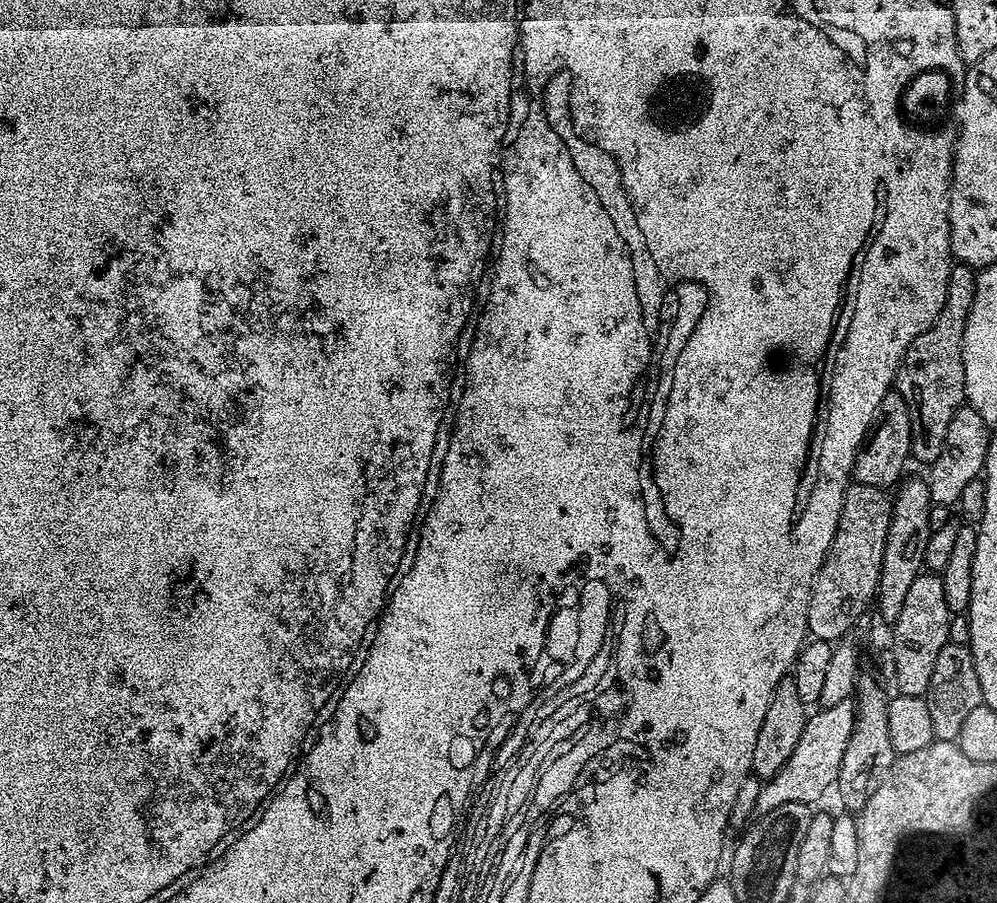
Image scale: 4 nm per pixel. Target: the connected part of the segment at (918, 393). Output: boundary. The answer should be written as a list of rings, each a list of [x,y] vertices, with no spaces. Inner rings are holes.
[[[953,263],[950,270],[950,282],[946,302],[934,318],[934,322],[910,342],[906,354],[896,372],[895,391],[902,394],[906,406],[910,410],[910,446],[912,447],[911,459],[923,466],[930,466],[942,454],[942,445],[946,443],[946,429],[950,427],[950,418],[965,403],[964,399],[964,371],[962,370],[962,334],[966,330],[966,318],[970,314],[970,306],[976,289],[977,273],[969,264]]]

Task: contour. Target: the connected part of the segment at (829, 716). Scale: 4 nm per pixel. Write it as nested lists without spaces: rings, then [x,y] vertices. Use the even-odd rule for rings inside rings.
[[[843,700],[838,702],[838,706],[821,707],[816,710],[820,712],[813,711],[809,715],[806,726],[802,730],[802,738],[798,738],[798,746],[794,746],[794,754],[790,754],[786,766],[782,766],[782,770],[778,770],[778,774],[763,781],[756,803],[757,813],[763,814],[770,810],[778,810],[778,806],[786,806],[790,802],[812,806],[815,805],[815,800],[820,800],[827,794],[828,787],[830,790],[835,785],[836,779],[839,778],[839,767],[842,766],[843,754],[846,751],[847,743],[850,742],[851,732],[855,728],[856,709],[857,705],[852,700]]]

